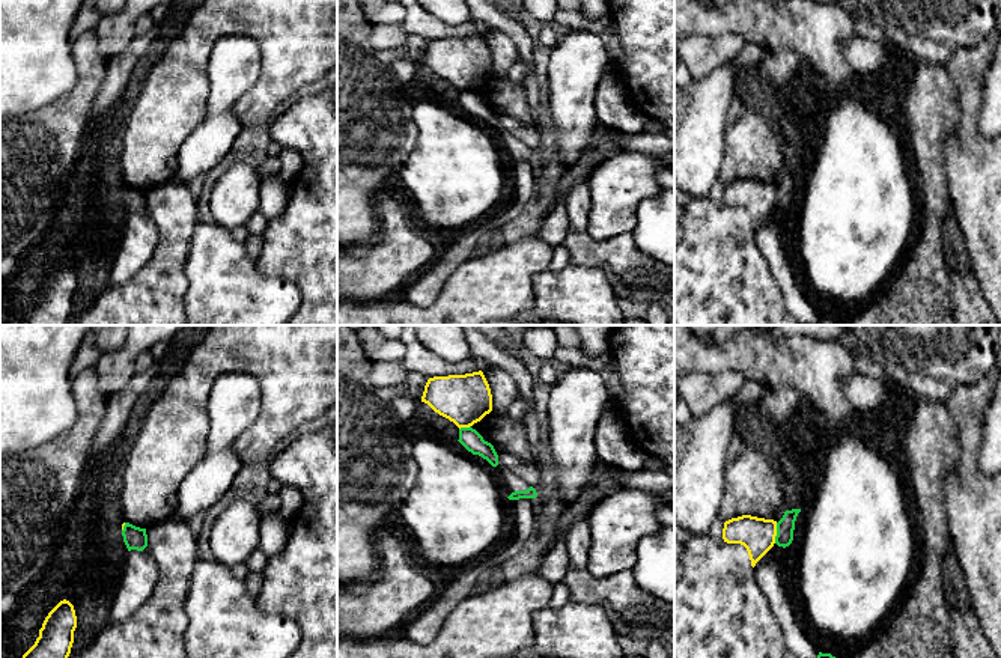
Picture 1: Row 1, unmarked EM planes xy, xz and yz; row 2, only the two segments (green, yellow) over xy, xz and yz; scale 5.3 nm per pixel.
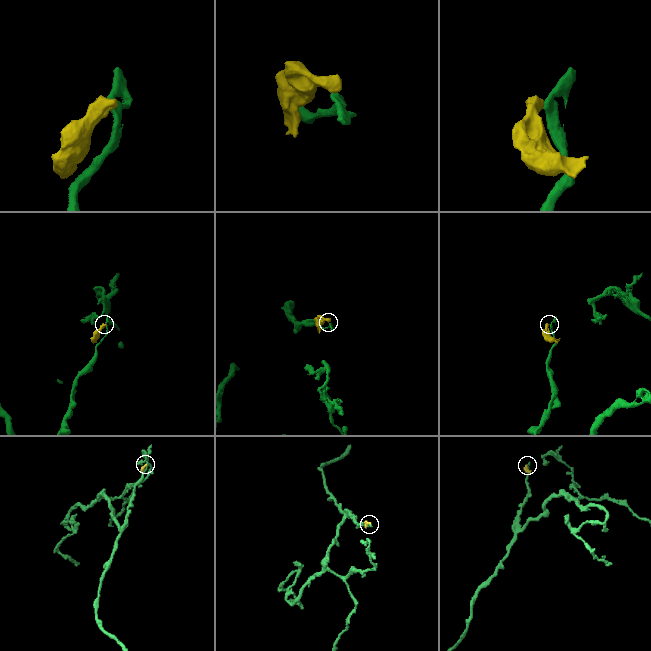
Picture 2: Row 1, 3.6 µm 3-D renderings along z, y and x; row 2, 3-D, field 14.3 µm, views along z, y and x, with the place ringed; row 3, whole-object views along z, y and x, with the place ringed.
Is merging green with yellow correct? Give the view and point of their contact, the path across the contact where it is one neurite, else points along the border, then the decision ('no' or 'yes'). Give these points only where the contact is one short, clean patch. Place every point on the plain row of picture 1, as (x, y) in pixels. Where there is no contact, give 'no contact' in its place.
contact yz (777, 196); no

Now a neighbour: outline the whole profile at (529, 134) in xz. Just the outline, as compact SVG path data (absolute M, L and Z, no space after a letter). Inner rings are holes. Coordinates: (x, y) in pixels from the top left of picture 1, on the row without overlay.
M494 110L498 117L497 131L507 131L513 134L516 139L528 145L533 151L536 151L540 145L540 134L534 125L524 125L516 119Z

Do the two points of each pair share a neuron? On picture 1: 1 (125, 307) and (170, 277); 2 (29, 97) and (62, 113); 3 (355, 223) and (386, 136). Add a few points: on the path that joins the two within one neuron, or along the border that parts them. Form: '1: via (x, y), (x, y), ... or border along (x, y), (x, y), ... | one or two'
1: via (136, 307), (140, 307), (160, 288) | one
2: border along (76, 85), (59, 98), (15, 116) | two
3: via (355, 202), (355, 166), (365, 157) | one

